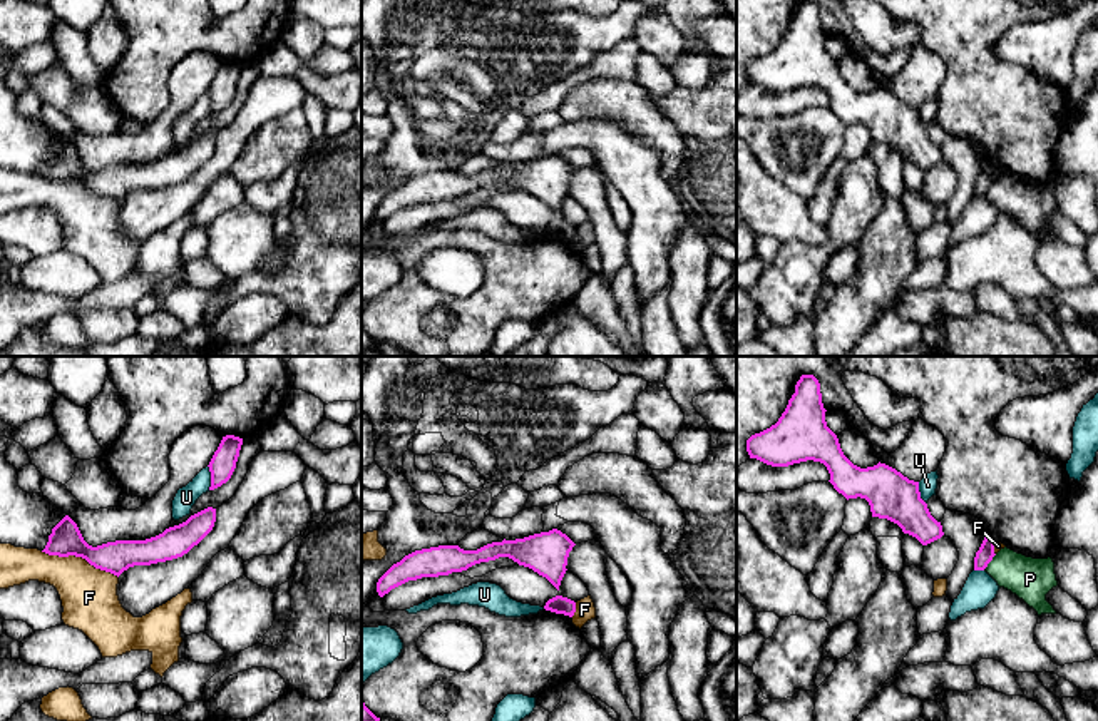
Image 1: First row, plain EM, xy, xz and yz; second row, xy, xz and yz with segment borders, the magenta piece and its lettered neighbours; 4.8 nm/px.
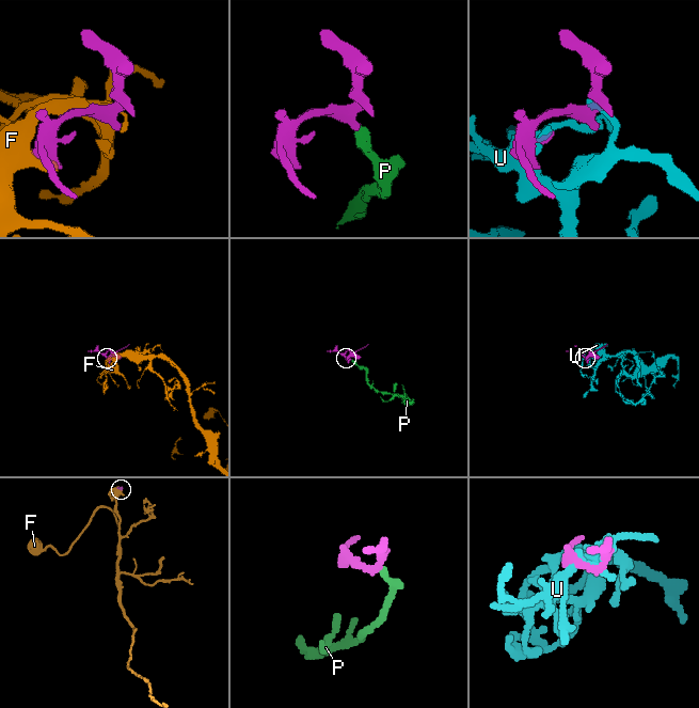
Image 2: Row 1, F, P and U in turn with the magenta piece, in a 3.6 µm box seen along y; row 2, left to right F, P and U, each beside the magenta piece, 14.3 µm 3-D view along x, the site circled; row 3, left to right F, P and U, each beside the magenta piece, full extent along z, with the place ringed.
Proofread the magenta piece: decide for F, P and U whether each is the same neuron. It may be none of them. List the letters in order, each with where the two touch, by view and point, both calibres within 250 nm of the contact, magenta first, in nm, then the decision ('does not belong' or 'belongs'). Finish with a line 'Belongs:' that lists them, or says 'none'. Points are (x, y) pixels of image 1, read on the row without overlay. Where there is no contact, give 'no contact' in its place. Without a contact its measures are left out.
F: meets magenta in xy at (79, 181); 160 nm thick on the magenta side, 280 nm on the other; does not belong
P: meets magenta in yz at (990, 186); 80 nm thick on the magenta side, 200 nm on the other; does not belong
U: meets magenta in xy at (211, 102); 120 nm thick on the magenta side, 100 nm on the other; does not belong
Belongs: none

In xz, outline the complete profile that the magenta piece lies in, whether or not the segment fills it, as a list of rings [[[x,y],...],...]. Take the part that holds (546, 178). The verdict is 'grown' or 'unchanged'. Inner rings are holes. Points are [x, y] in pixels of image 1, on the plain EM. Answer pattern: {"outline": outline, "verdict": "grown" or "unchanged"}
{"outline": [[[561,156],[534,159],[524,164],[487,169],[477,176],[464,176],[459,171],[439,171],[415,176],[393,189],[377,207],[380,222],[392,214],[422,202],[449,201],[469,192],[509,182],[519,191],[529,192],[546,202],[557,216],[566,199],[567,182],[576,169]]], "verdict": "unchanged"}

